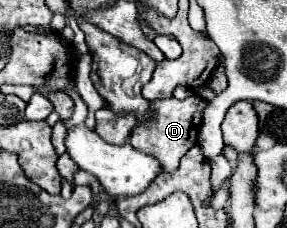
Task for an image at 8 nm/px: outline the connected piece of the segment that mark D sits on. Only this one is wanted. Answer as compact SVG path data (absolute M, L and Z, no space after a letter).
M191 94L185 100L177 100L177 98L167 98L167 100L155 100L151 102L153 110L155 110L155 118L151 124L137 124L131 132L129 142L133 144L133 148L137 148L139 152L149 152L151 156L157 156L157 160L161 160L161 172L175 172L179 168L179 160L181 156L197 144L197 134L199 134L199 126L203 120L203 110L209 102L199 98L197 94Z

